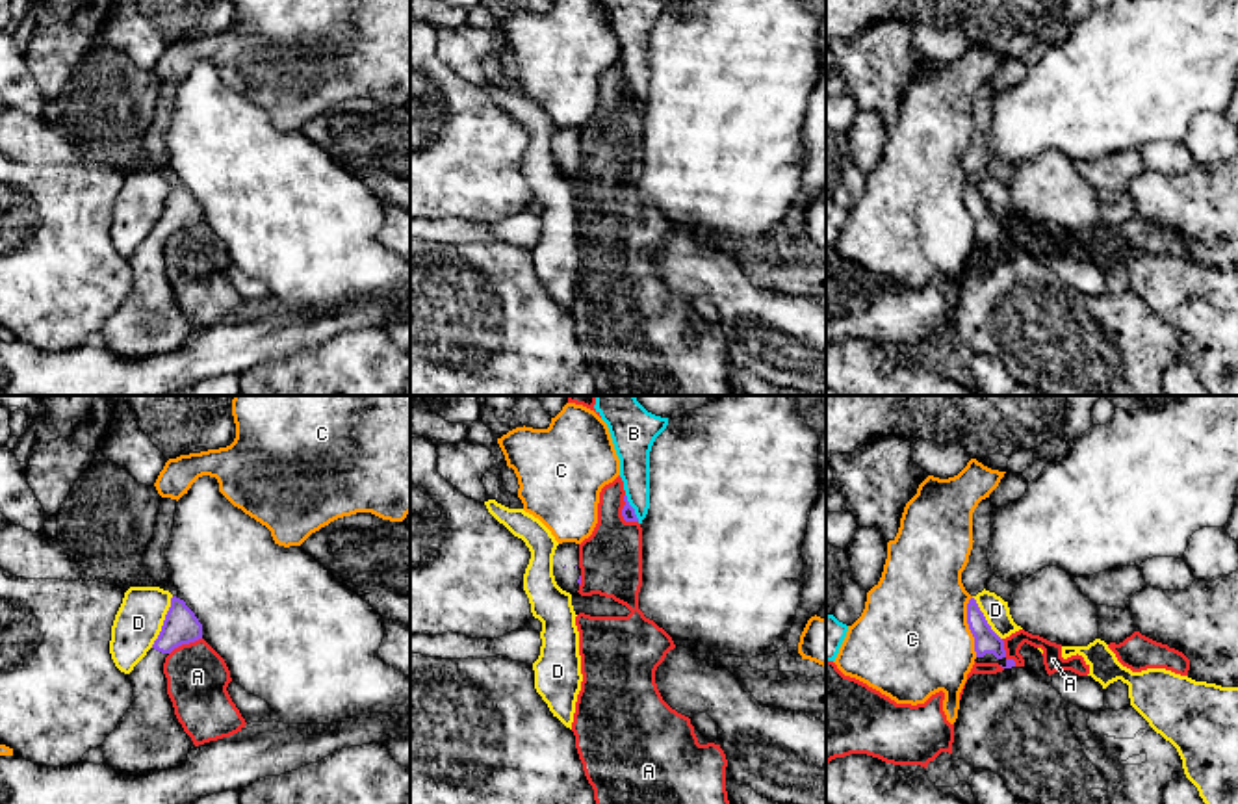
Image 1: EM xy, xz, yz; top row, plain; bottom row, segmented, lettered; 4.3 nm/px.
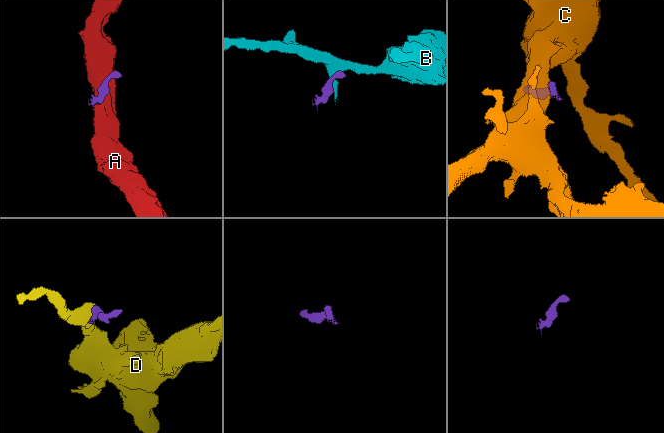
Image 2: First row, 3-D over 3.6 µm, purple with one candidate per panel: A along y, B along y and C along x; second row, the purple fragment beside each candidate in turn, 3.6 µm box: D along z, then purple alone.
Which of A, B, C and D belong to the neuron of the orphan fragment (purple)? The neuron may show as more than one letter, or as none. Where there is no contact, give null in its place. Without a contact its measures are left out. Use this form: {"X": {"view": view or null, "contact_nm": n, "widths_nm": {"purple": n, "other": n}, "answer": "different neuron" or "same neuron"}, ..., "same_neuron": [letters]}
{"A": {"view": "xz", "contact_nm": 140, "widths_nm": {"purple": 60, "other": 280}, "answer": "different neuron"}, "B": {"view": "xz", "contact_nm": 130, "widths_nm": {"purple": 60, "other": 140}, "answer": "different neuron"}, "C": {"view": "yz", "contact_nm": 260, "widths_nm": {"purple": 110, "other": 480}, "answer": "different neuron"}, "D": {"view": "xy", "contact_nm": 240, "widths_nm": {"purple": 160, "other": 200}, "answer": "different neuron"}, "same_neuron": []}

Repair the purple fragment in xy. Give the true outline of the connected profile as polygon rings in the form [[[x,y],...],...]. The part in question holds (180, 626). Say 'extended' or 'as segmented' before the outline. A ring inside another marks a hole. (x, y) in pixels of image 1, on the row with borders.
extended; [[[173,596],[161,631],[128,680],[132,706],[100,745],[104,763],[126,776],[174,769],[195,748],[174,715],[163,674],[165,657],[178,646],[202,639],[202,624],[184,600]]]

